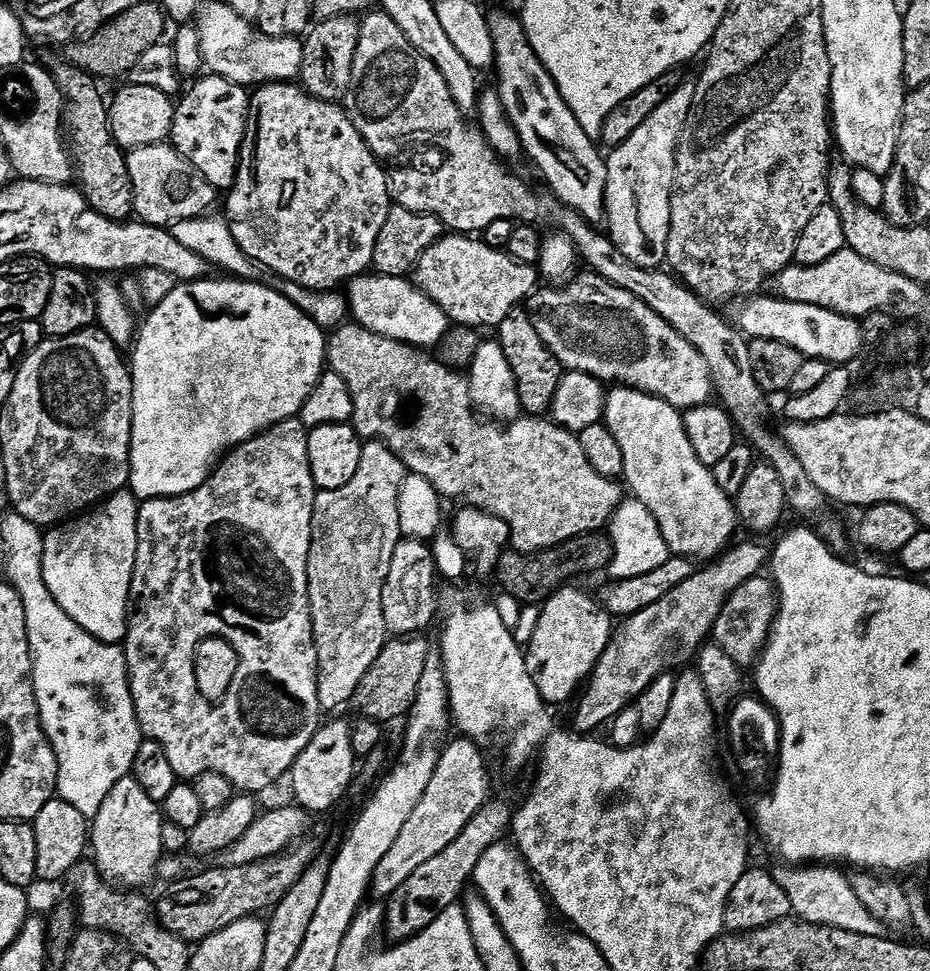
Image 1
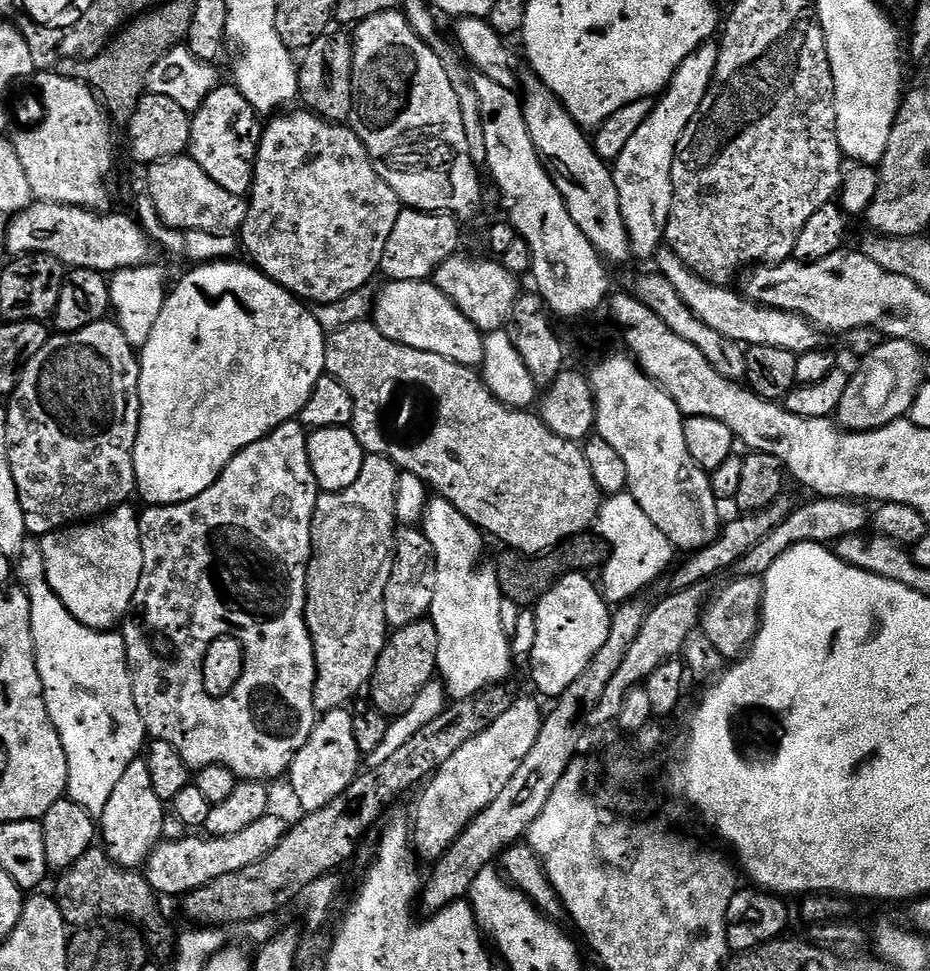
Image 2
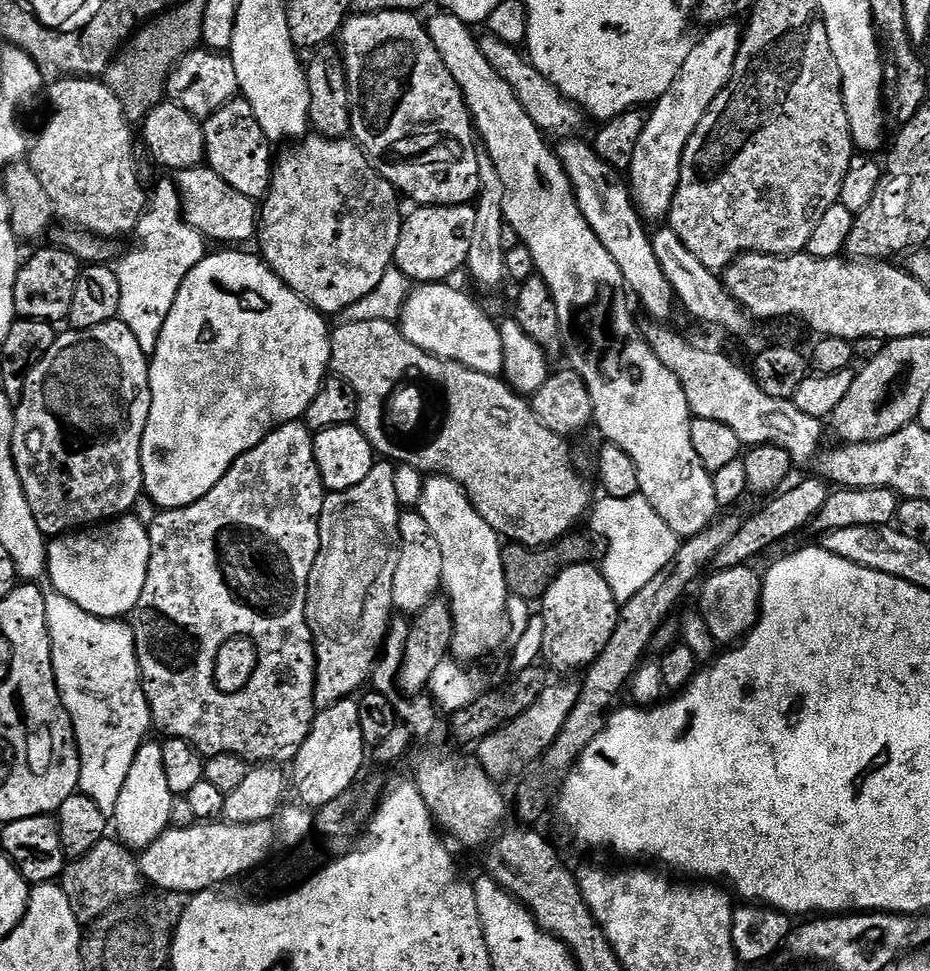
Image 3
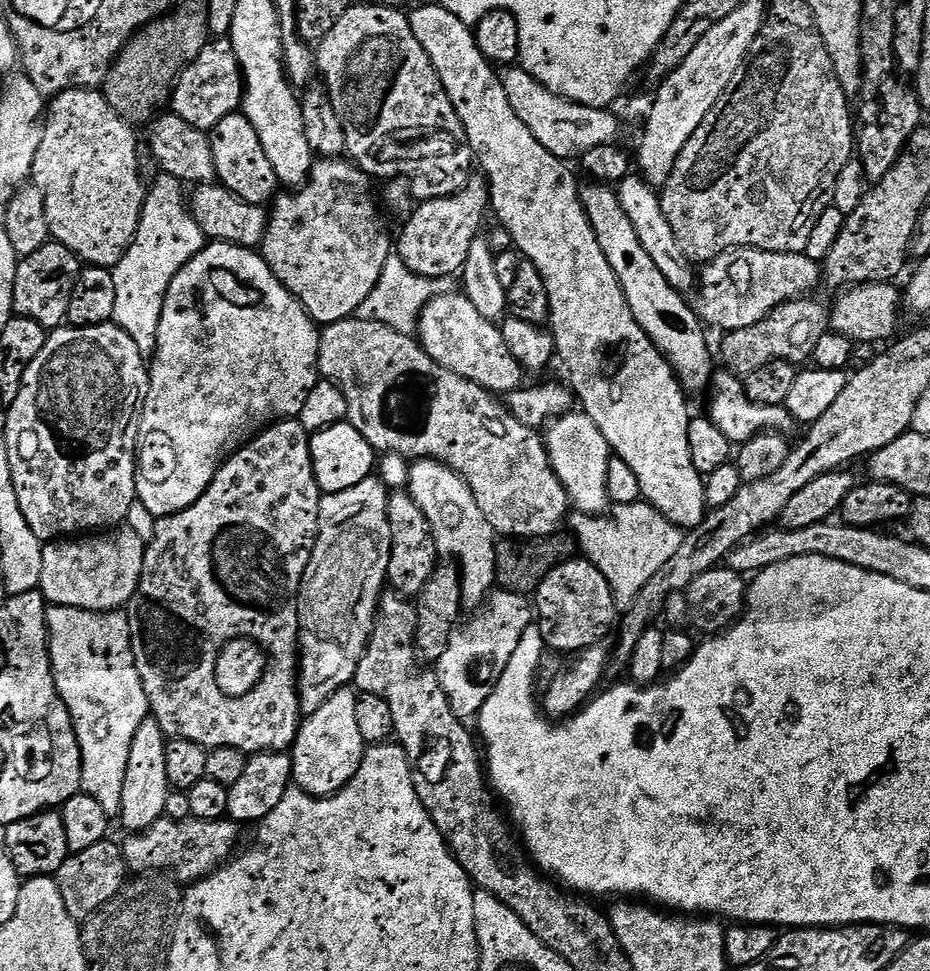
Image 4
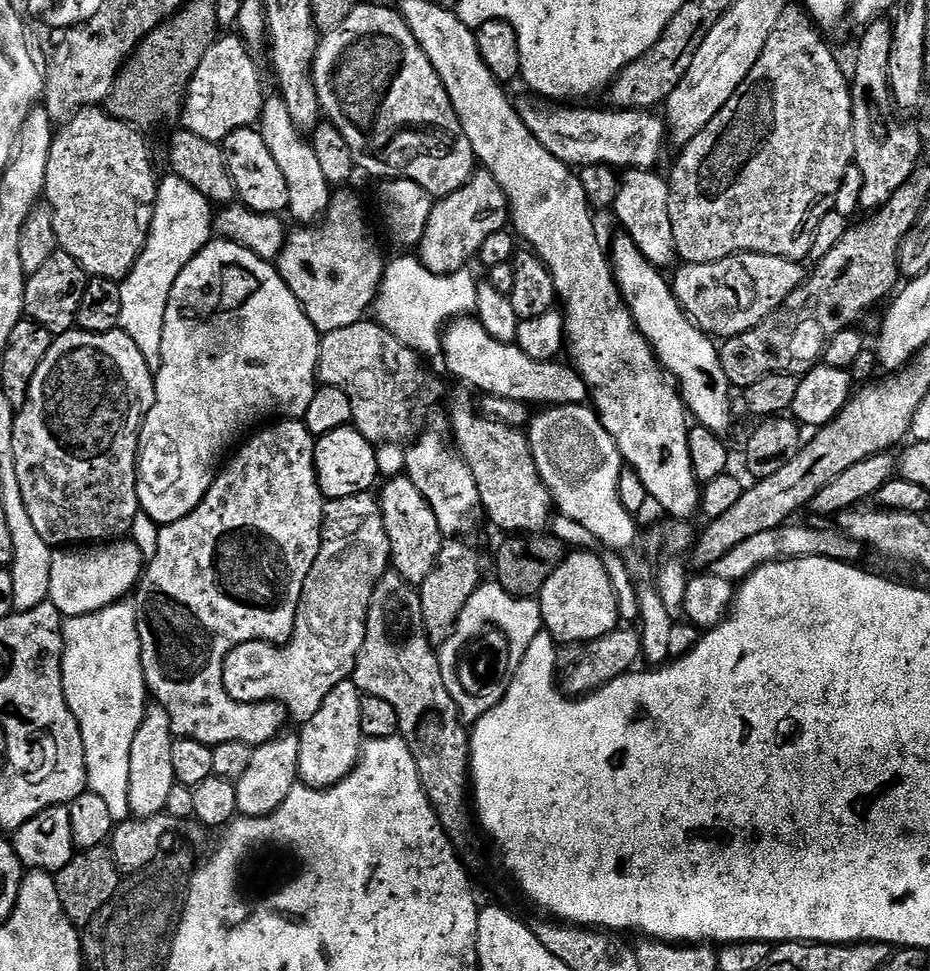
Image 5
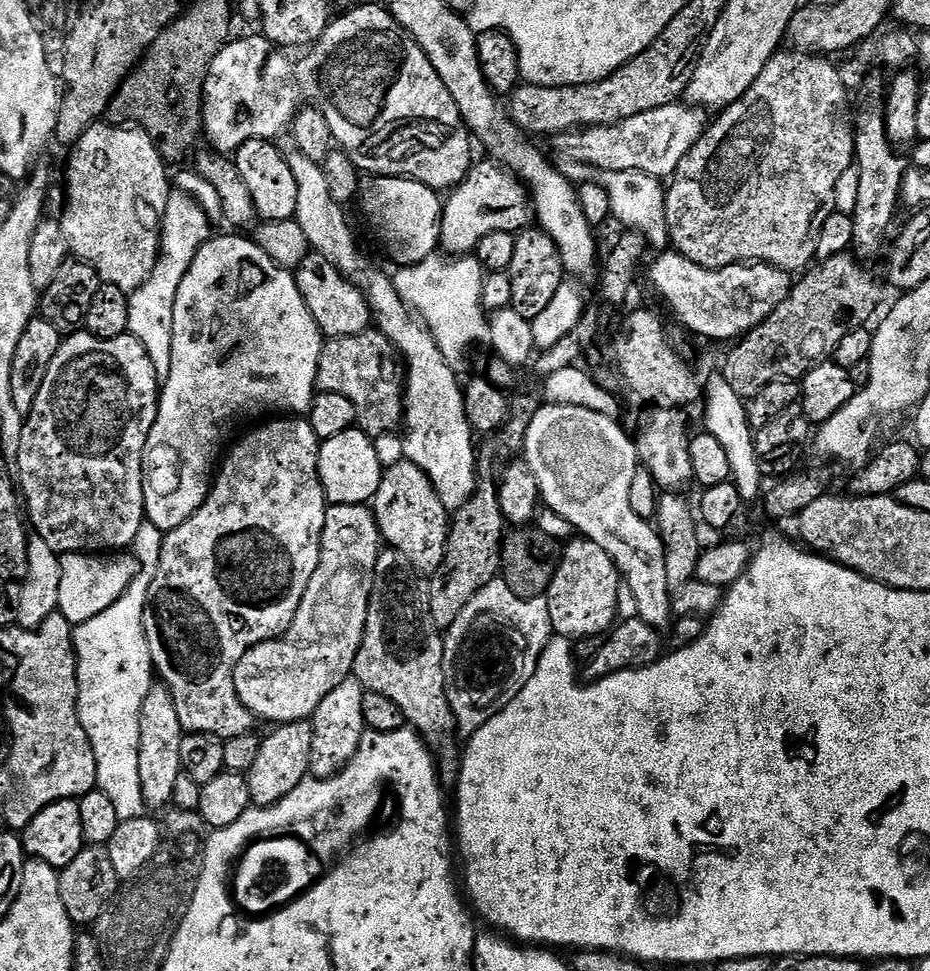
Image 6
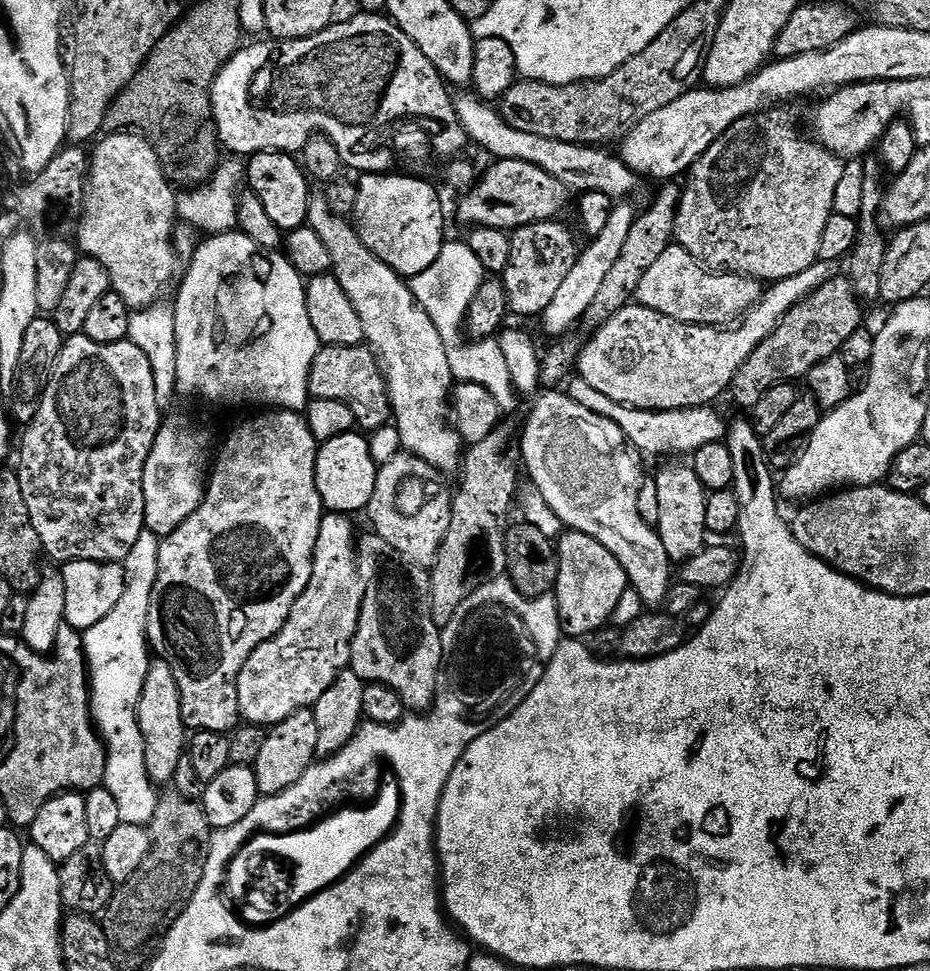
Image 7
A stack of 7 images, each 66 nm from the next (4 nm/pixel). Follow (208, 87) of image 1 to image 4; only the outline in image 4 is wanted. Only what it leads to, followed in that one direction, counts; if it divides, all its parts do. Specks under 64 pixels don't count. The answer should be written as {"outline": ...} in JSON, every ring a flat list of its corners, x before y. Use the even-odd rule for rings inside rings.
{"outline":[[233,114,222,119,210,139,218,178,224,187,246,203,263,206,277,195,278,181,274,166,266,158,257,130,254,130,254,126,243,114]]}

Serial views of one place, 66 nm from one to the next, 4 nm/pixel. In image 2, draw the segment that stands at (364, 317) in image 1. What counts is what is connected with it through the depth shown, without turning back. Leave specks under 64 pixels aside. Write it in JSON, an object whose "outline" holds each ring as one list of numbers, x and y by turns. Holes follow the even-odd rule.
{"outline":[[395,280,385,285,382,292,375,295,372,316,376,329,386,334,386,338,414,350,442,354,442,358,450,358,468,368,483,365,484,336,480,329,462,315,433,281]]}

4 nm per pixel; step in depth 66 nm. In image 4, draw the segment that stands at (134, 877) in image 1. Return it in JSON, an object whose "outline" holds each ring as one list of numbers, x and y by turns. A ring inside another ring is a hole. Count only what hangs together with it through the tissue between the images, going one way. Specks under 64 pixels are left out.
{"outline":[[151,718,144,720,142,726,138,726,138,734,134,734,130,762,126,766,126,782,122,786,122,806,118,820,129,828,129,833,142,832,165,815,170,803,170,785,166,774,167,749,164,731,158,722]]}

